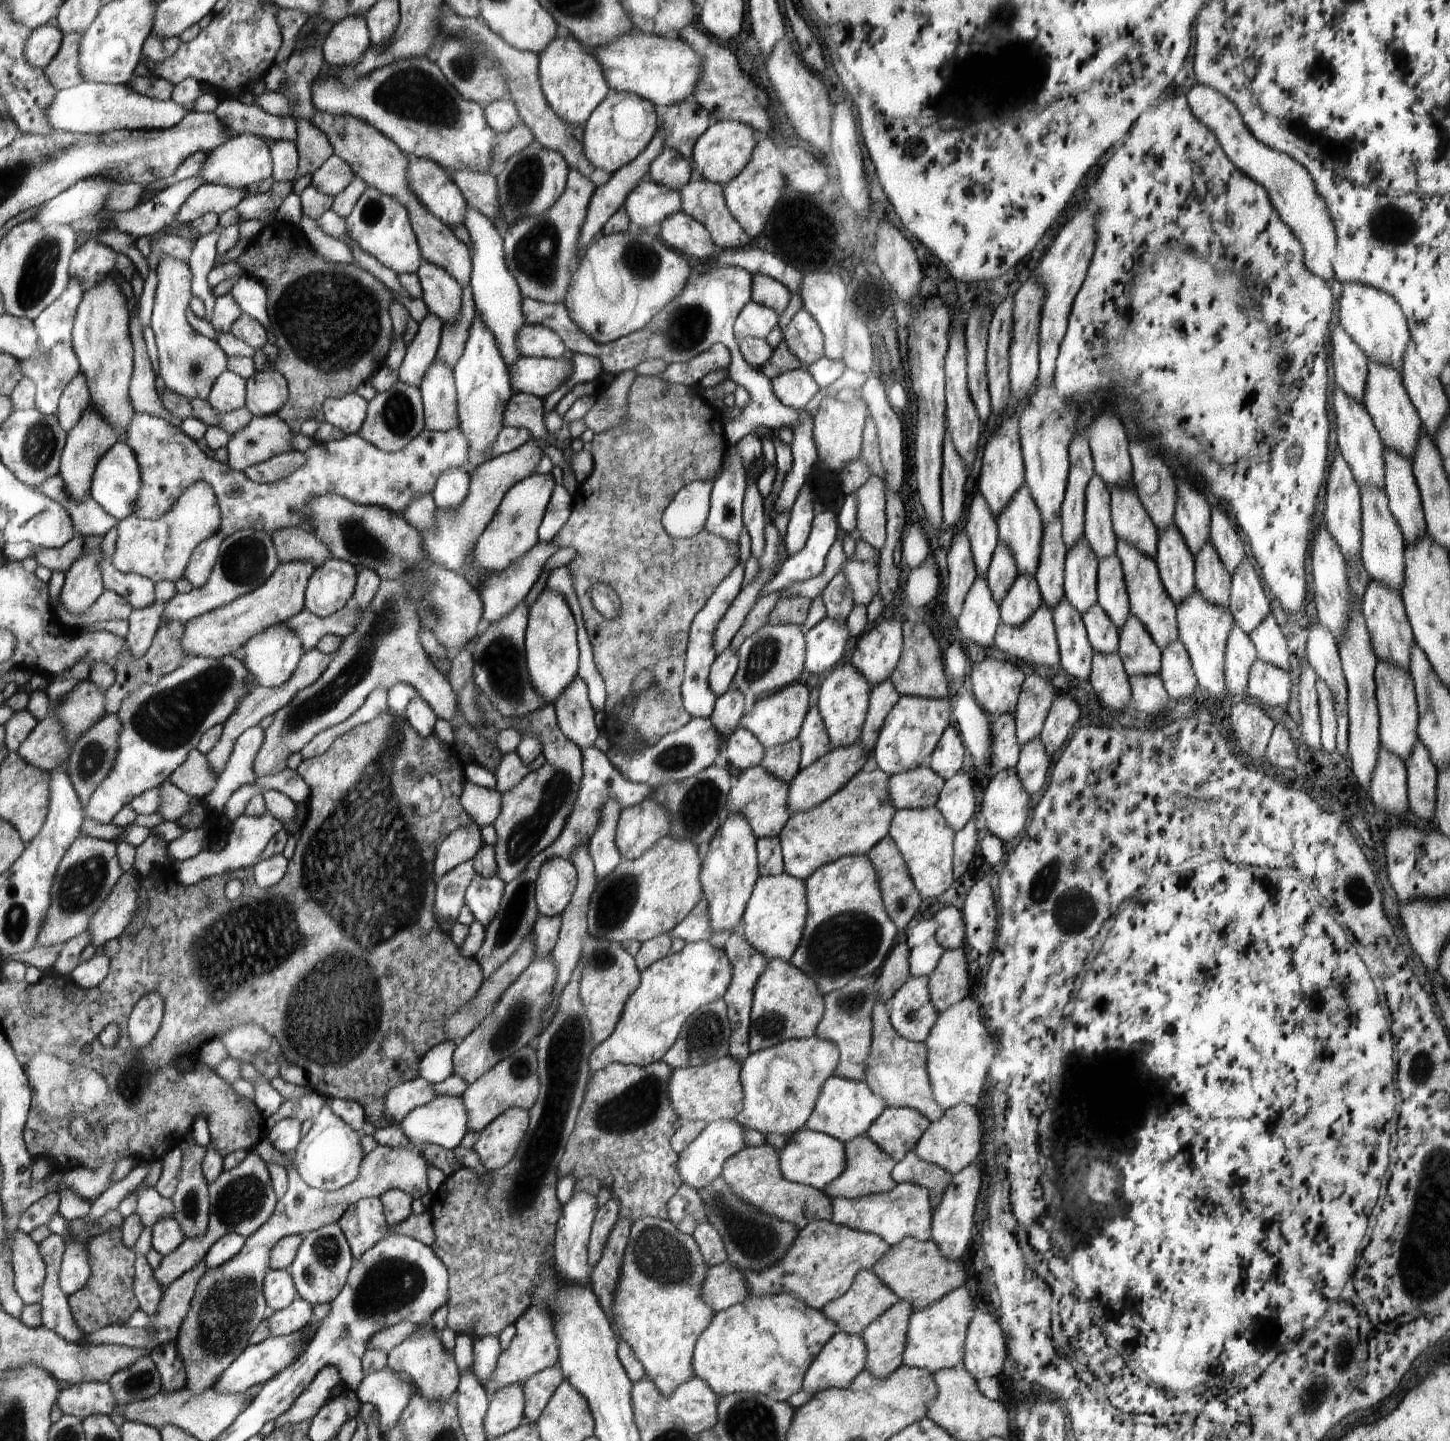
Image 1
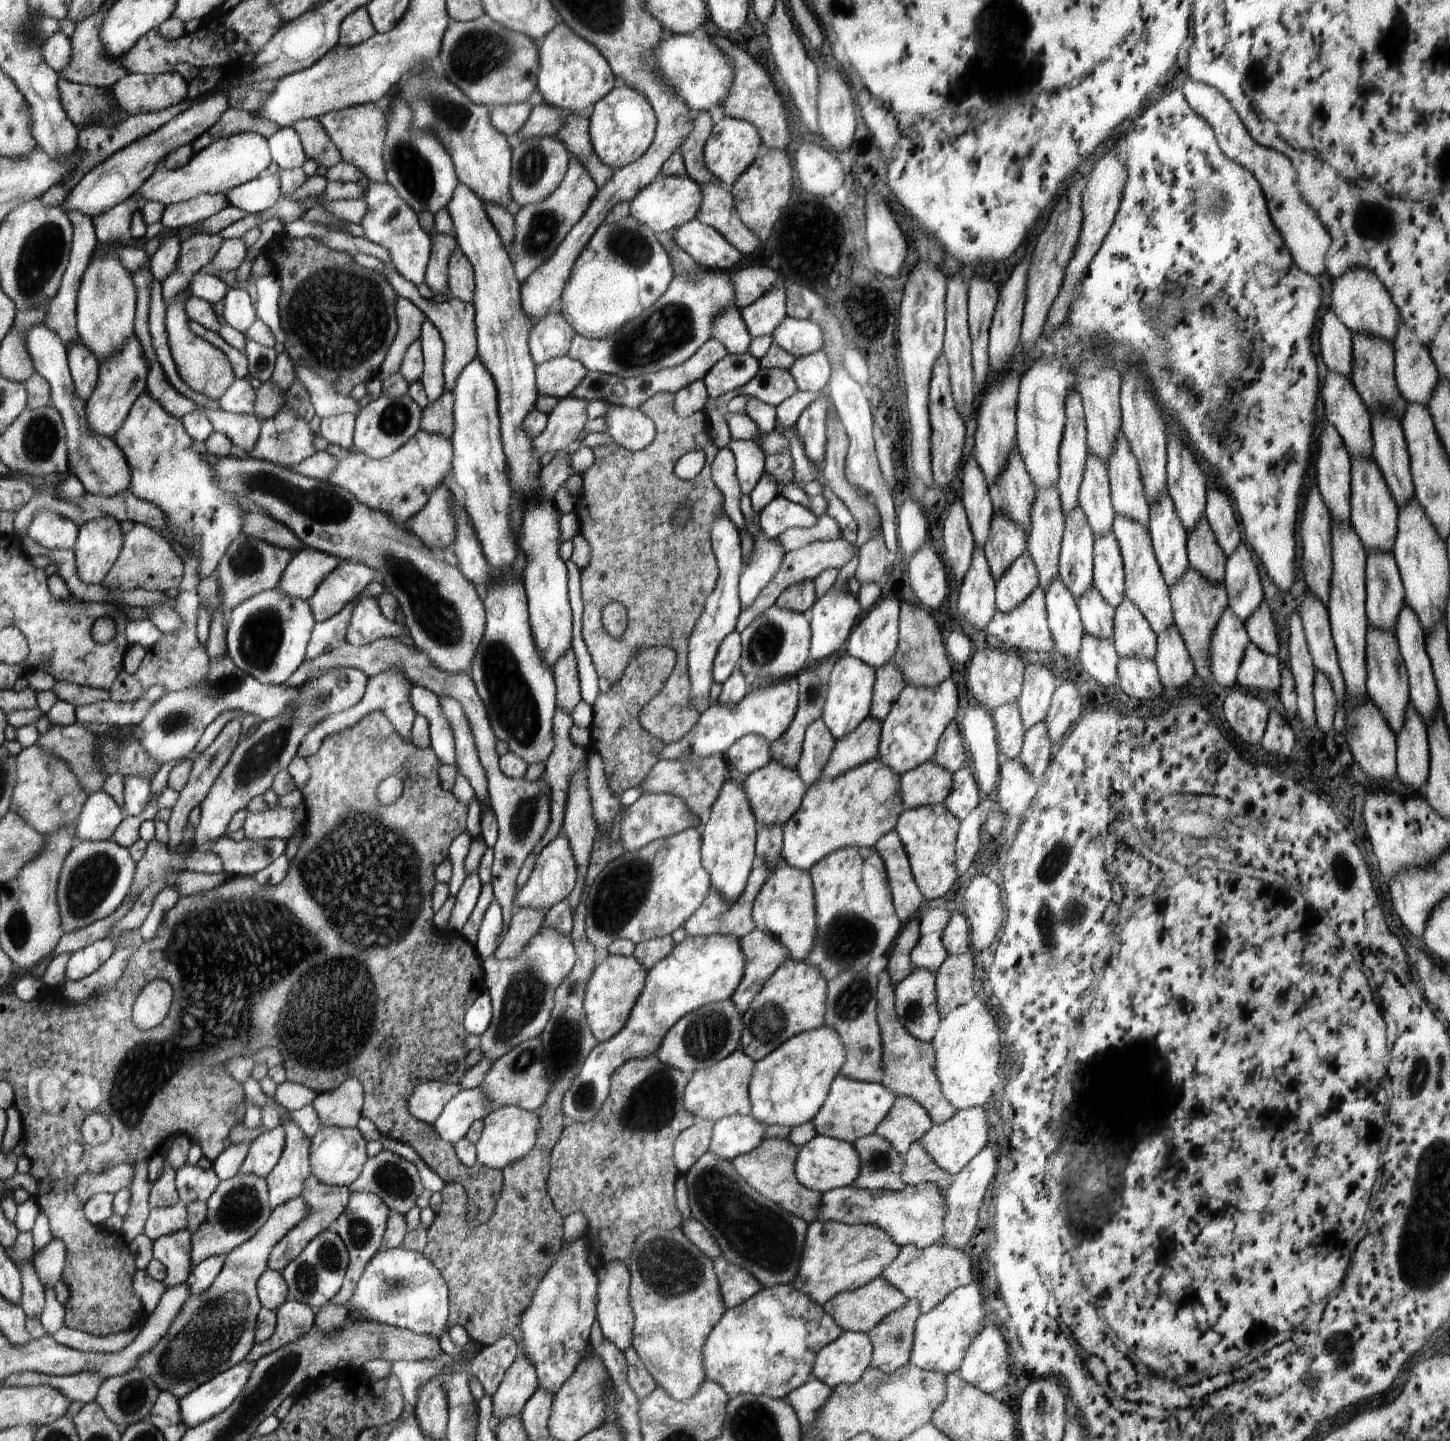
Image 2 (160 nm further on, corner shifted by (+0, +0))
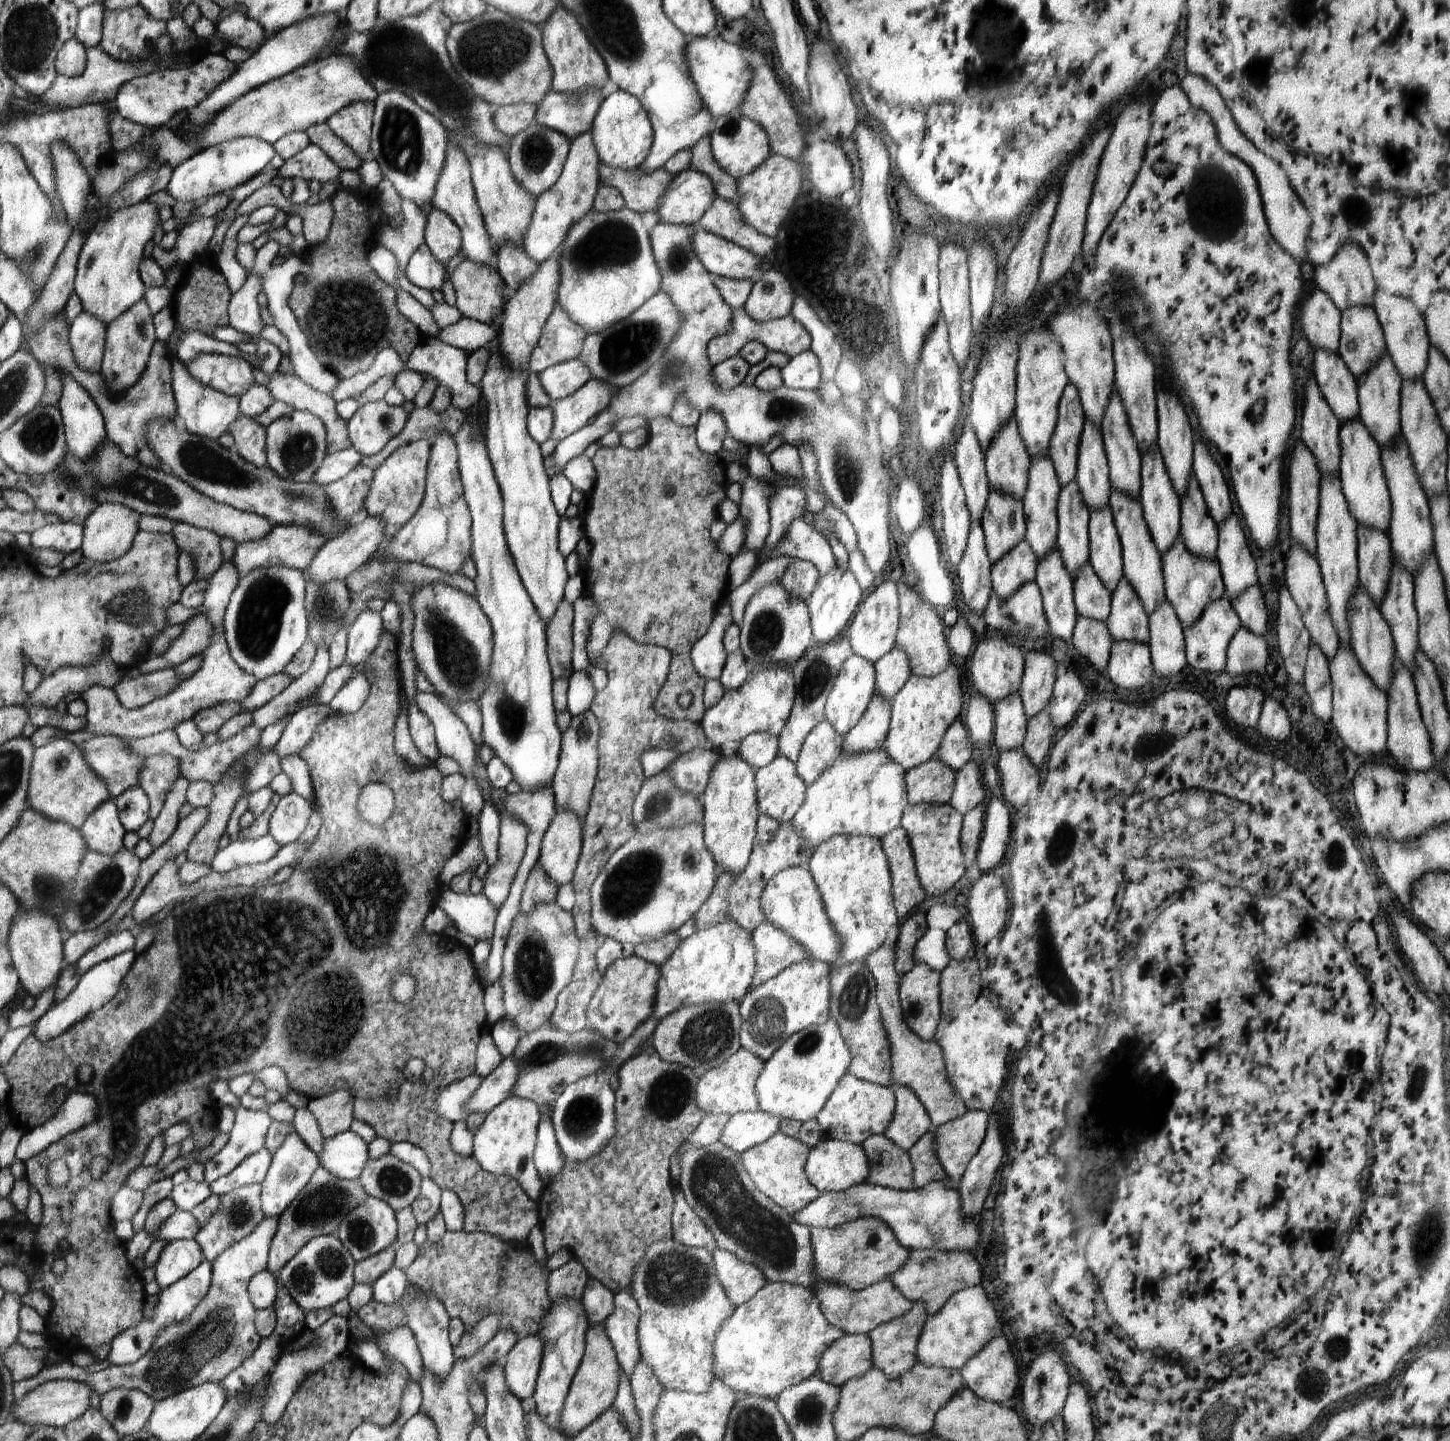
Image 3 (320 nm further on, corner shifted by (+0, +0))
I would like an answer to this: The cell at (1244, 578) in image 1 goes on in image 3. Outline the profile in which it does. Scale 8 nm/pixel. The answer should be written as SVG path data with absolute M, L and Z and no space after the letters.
M1235 513L1223 518L1217 531L1215 559L1220 565L1226 596L1232 600L1257 582L1257 566Z

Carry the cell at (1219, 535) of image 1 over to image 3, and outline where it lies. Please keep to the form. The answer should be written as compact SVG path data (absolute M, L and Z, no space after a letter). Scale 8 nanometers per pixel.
M1194 440L1193 445L1193 473L1200 485L1210 516L1219 527L1223 518L1232 513L1230 490L1204 440Z

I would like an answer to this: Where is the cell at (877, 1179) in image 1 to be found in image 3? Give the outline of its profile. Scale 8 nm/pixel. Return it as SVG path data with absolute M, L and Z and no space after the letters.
M874 1135L861 1145L868 1156L870 1175L867 1182L895 1190L915 1189L909 1154L886 1135Z

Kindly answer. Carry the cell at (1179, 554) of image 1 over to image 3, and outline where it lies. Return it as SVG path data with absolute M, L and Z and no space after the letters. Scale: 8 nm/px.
M1156 448L1148 450L1148 452L1141 454L1141 460L1142 486L1140 486L1138 500L1143 507L1144 520L1154 545L1160 556L1164 556L1164 552L1170 550L1170 546L1177 539L1177 536L1180 535L1181 500L1174 490L1174 485L1170 482L1170 476L1166 472L1166 466L1162 462L1160 451L1156 450Z

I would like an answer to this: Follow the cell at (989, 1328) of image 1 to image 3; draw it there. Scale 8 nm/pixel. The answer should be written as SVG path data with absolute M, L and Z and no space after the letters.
M1003 1335L992 1338L976 1356L972 1356L969 1362L960 1368L960 1372L965 1386L982 1400L992 1400L996 1403L1011 1400L1020 1385L1016 1360L1010 1352L1010 1343Z

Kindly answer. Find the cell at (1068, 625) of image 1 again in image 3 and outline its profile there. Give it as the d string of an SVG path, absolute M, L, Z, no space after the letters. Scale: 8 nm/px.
M1058 549L1050 550L1037 562L1036 578L1043 598L1048 629L1054 637L1070 643L1076 628L1078 610L1074 603L1074 586Z

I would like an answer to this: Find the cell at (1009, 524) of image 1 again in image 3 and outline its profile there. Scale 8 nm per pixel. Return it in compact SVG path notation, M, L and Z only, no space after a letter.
M1014 416L994 434L985 454L985 470L992 490L1022 500L1028 486L1031 458L1022 444Z

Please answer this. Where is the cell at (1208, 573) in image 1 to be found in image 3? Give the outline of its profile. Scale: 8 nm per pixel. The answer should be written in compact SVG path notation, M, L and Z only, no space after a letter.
M1190 473L1186 494L1181 498L1179 534L1188 550L1197 555L1215 559L1218 546L1217 524L1210 516L1200 485L1194 473Z

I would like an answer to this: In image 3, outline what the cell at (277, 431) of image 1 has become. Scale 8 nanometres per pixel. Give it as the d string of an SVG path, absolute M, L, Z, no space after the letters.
M295 409L289 416L266 422L265 430L268 466L282 478L292 478L296 482L313 480L316 470L322 466L322 460L327 454L327 434L322 420L310 412Z

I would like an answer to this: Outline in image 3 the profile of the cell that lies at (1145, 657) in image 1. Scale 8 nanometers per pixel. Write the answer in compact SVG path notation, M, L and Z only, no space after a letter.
M1125 577L1111 594L1110 616L1105 622L1113 642L1142 642L1150 640L1149 616L1146 615L1138 596Z

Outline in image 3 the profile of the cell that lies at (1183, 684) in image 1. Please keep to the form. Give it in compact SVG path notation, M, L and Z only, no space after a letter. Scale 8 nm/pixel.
M1168 600L1150 614L1149 626L1154 672L1162 677L1180 672L1187 665L1184 628Z

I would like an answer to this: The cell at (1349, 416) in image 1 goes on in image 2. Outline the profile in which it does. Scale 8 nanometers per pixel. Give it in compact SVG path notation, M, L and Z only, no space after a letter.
M1328 371L1321 392L1326 420L1330 421L1330 424L1333 424L1338 431L1350 456L1370 457L1373 445L1371 439L1371 414L1351 380L1337 372Z

